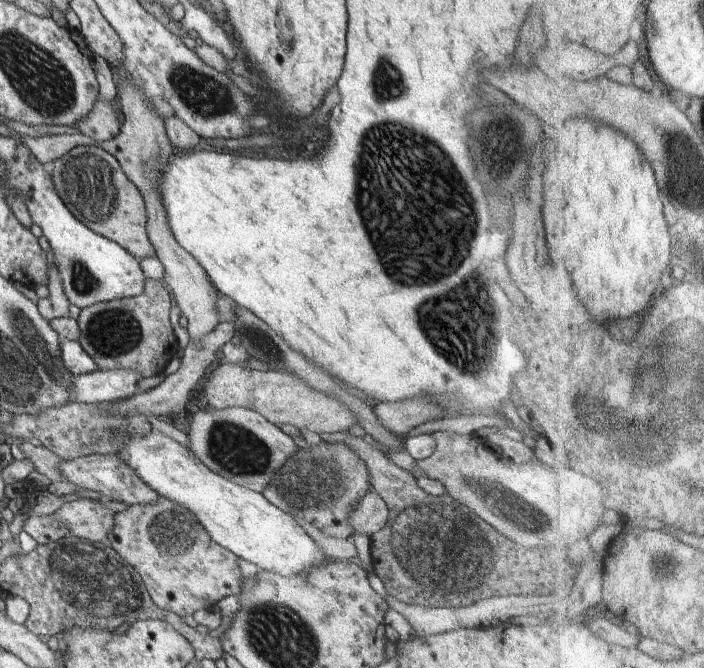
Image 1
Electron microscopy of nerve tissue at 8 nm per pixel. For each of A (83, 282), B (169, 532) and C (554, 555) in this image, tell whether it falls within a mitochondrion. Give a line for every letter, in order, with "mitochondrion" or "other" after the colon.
A: mitochondrion
B: mitochondrion
C: other

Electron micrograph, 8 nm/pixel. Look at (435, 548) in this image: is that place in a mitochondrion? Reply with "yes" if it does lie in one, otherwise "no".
yes

